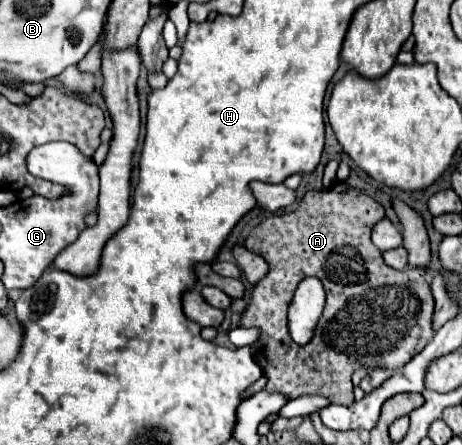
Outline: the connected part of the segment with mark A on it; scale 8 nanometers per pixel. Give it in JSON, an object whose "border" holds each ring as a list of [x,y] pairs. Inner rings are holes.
{"border":[[[343,186],[341,190],[339,188],[327,188],[327,190],[309,190],[303,200],[299,202],[299,208],[291,214],[281,214],[281,216],[271,216],[267,220],[263,220],[259,226],[255,226],[251,230],[251,234],[247,236],[245,240],[245,248],[259,254],[267,264],[269,264],[269,272],[267,276],[263,276],[251,290],[251,302],[249,306],[243,310],[241,314],[241,326],[243,328],[257,328],[259,330],[259,338],[255,344],[251,344],[251,352],[253,352],[253,358],[255,362],[261,366],[263,370],[263,376],[267,378],[267,386],[265,390],[267,392],[277,392],[277,394],[283,394],[287,396],[289,400],[293,398],[299,398],[299,396],[325,396],[329,402],[333,404],[341,404],[341,406],[351,406],[353,404],[353,382],[351,382],[351,376],[357,368],[367,368],[367,370],[375,370],[375,368],[401,368],[405,362],[409,362],[415,354],[419,354],[427,342],[435,336],[435,330],[433,330],[433,312],[435,312],[435,300],[433,300],[433,294],[431,294],[431,286],[429,282],[425,280],[425,270],[421,268],[409,268],[407,272],[405,270],[395,270],[395,268],[389,268],[383,258],[381,258],[381,252],[379,248],[375,248],[375,244],[371,242],[371,228],[377,224],[377,220],[381,220],[385,216],[385,210],[379,202],[375,202],[371,196],[367,194],[361,194],[357,192],[355,188],[349,188],[349,186]],[[309,276],[315,276],[323,282],[325,286],[325,294],[327,294],[327,300],[325,300],[325,308],[323,308],[323,314],[315,326],[315,332],[313,332],[313,338],[301,346],[297,342],[293,342],[291,334],[289,334],[289,326],[287,326],[287,308],[289,308],[289,302],[295,294],[295,288],[299,286],[299,282],[303,278],[309,278]]]}

